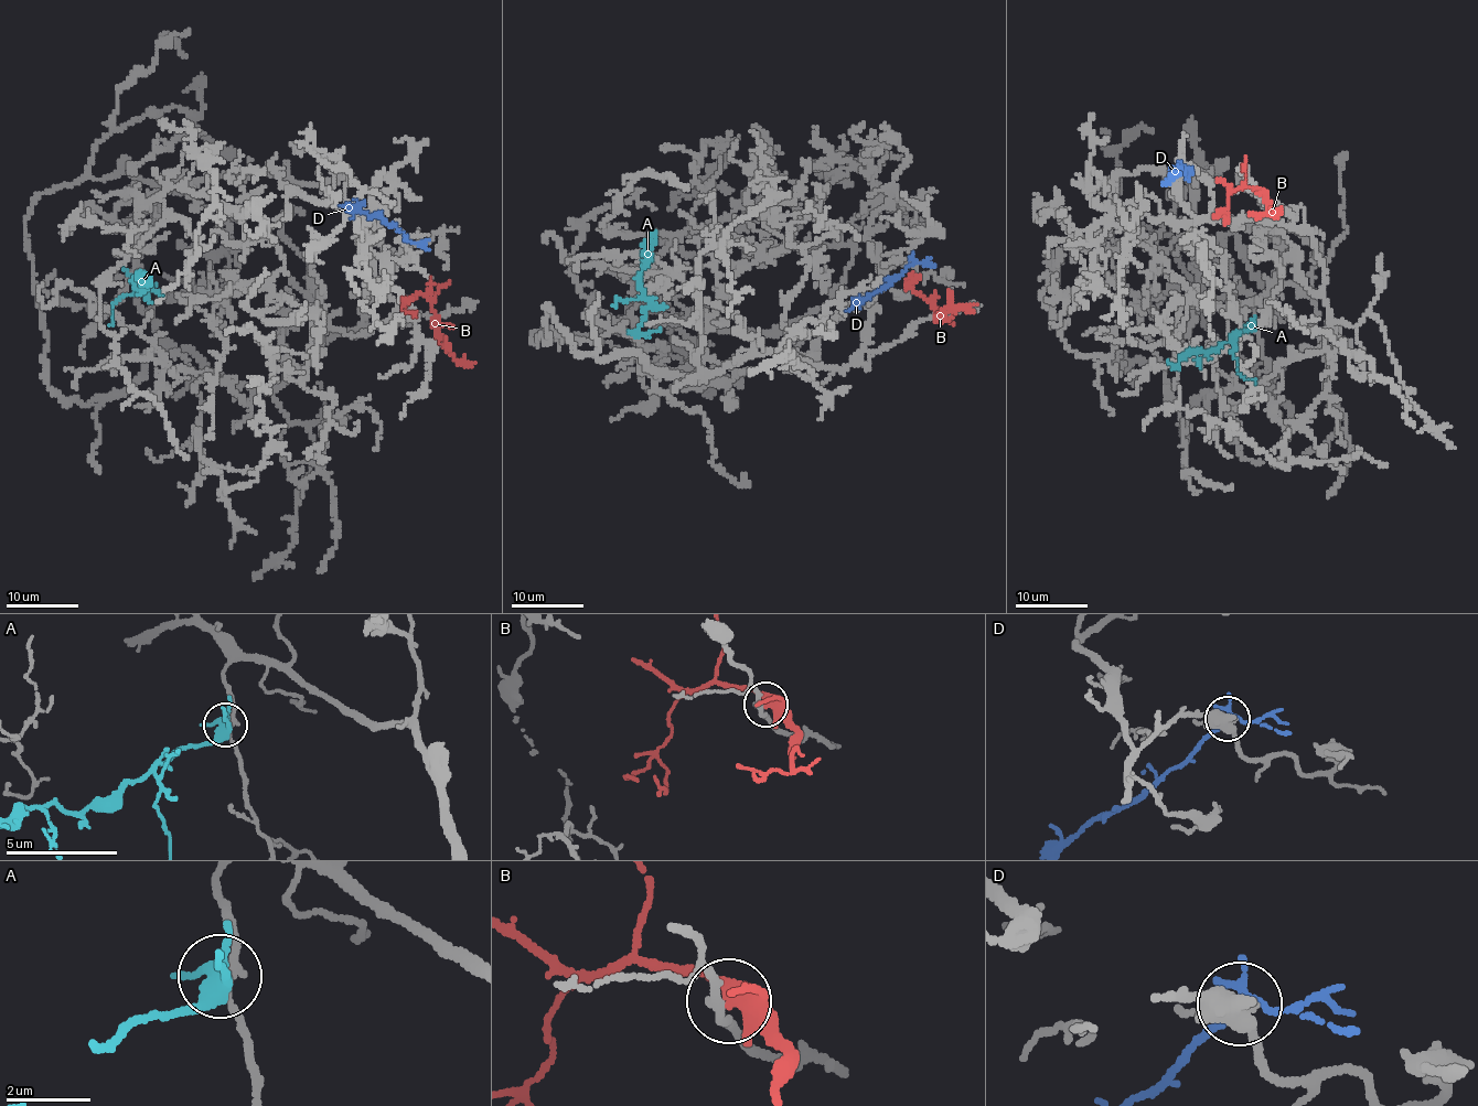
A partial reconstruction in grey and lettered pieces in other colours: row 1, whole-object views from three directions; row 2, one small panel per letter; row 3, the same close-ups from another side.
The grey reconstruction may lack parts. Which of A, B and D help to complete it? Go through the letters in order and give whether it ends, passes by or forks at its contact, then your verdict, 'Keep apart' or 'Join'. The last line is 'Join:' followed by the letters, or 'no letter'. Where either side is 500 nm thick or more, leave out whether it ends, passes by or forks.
A: It forks there. Join
B: It forks there. Keep apart
D: It forks there. Keep apart
Join: A

